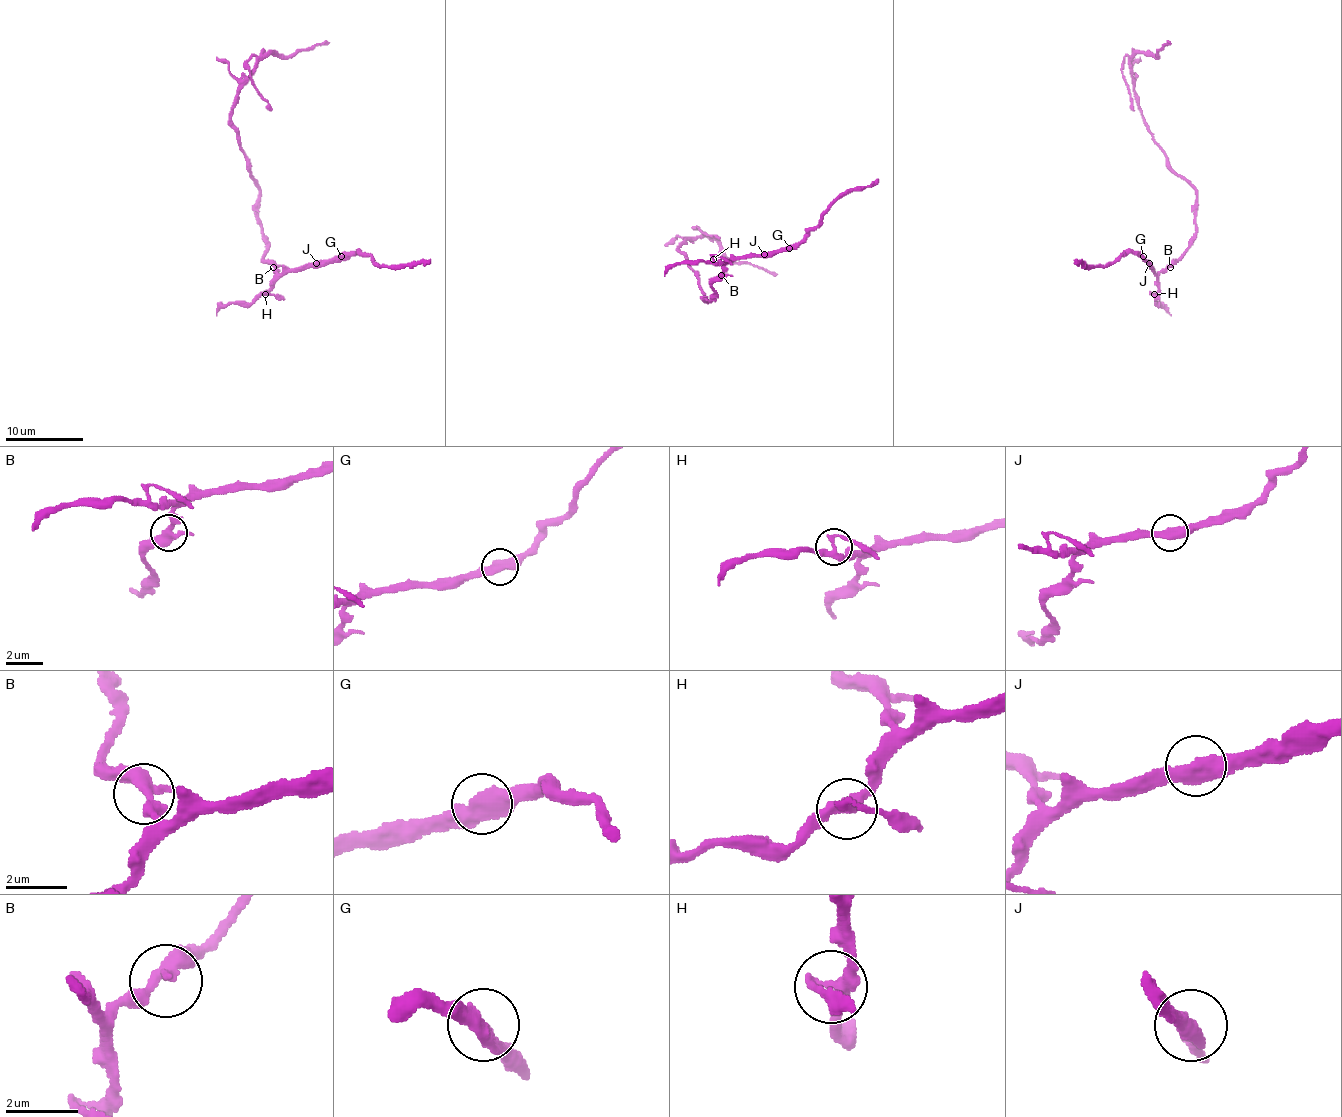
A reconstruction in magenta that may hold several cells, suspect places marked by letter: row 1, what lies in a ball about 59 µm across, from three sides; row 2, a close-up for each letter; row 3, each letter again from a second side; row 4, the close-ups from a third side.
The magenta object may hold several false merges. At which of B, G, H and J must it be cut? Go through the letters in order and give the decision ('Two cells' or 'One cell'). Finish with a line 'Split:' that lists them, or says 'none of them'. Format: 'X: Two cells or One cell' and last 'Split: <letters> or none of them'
B: One cell
G: One cell
H: One cell
J: One cell
Split: none of them

